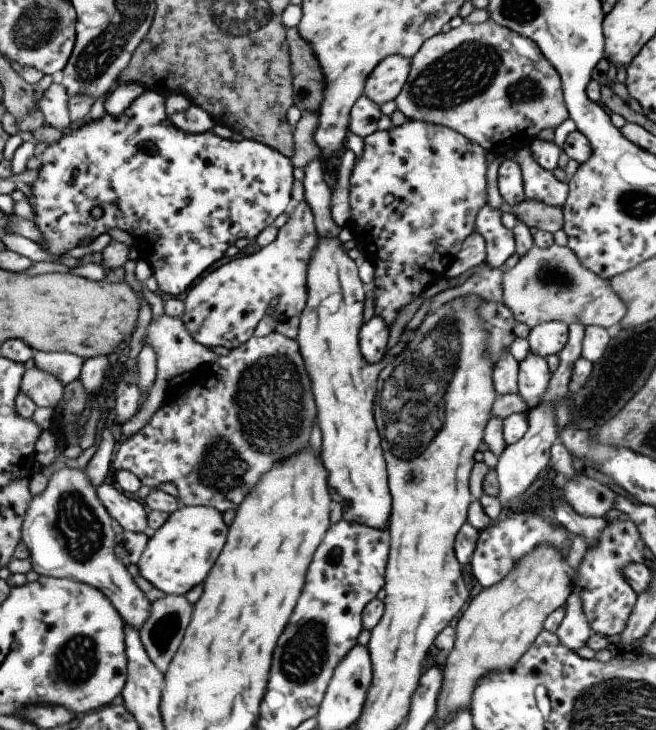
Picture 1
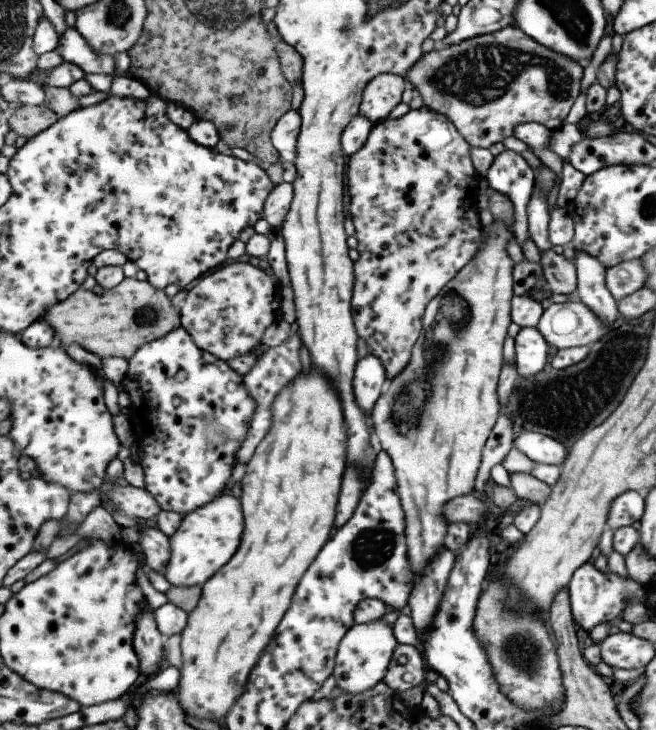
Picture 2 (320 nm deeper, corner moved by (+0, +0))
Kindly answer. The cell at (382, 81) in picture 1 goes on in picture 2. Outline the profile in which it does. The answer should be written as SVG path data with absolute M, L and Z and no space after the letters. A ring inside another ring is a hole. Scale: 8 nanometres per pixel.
M392 73L379 74L366 87L360 115L367 116L375 125L387 121L389 114L402 104L403 92L405 77Z

